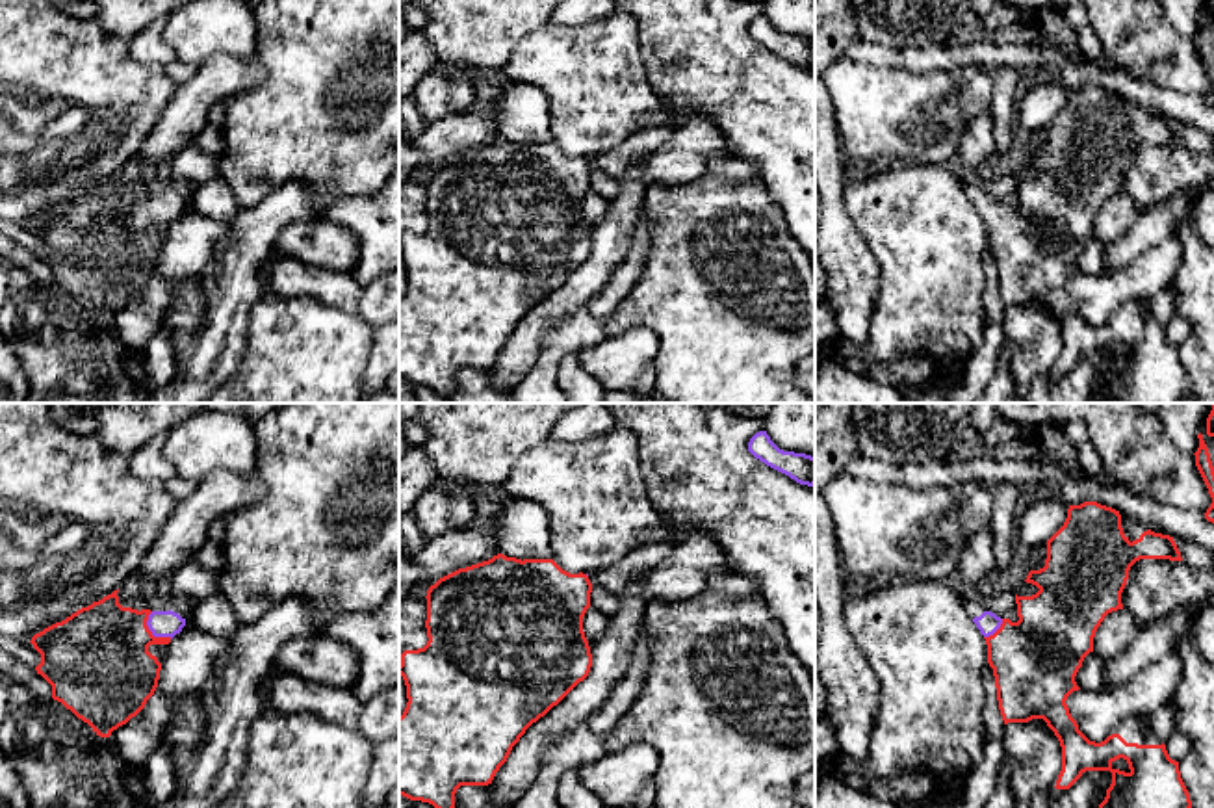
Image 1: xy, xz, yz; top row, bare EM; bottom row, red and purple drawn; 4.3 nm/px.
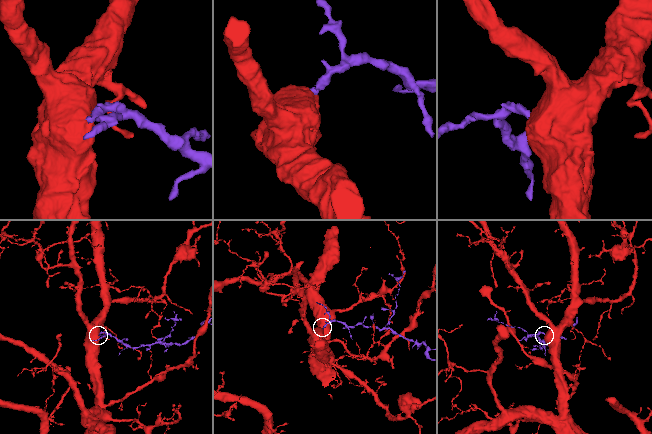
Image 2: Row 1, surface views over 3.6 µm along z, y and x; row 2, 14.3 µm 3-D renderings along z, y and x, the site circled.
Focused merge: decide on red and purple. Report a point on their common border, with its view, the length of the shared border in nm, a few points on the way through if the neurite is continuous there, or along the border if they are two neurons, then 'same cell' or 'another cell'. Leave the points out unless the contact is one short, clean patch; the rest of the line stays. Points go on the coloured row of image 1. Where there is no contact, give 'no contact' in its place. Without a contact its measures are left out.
meets red in xy at (151, 632); contact 150 nm long; runs through xy (99, 656), (129, 632), (151, 632), (160, 623); same cell

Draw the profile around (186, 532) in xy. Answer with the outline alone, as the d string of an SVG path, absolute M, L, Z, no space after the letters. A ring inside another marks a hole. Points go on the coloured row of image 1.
M256 470L245 476L210 474L191 496L176 503L139 568L119 587L119 604L137 611L150 609L150 598L141 589L145 580L167 585L189 557L208 548L208 526L213 518L258 503L265 496L267 487Z

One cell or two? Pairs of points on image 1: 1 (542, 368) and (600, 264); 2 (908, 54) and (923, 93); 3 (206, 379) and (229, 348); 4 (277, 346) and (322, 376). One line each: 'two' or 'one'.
1: two
2: two
3: one
4: one

